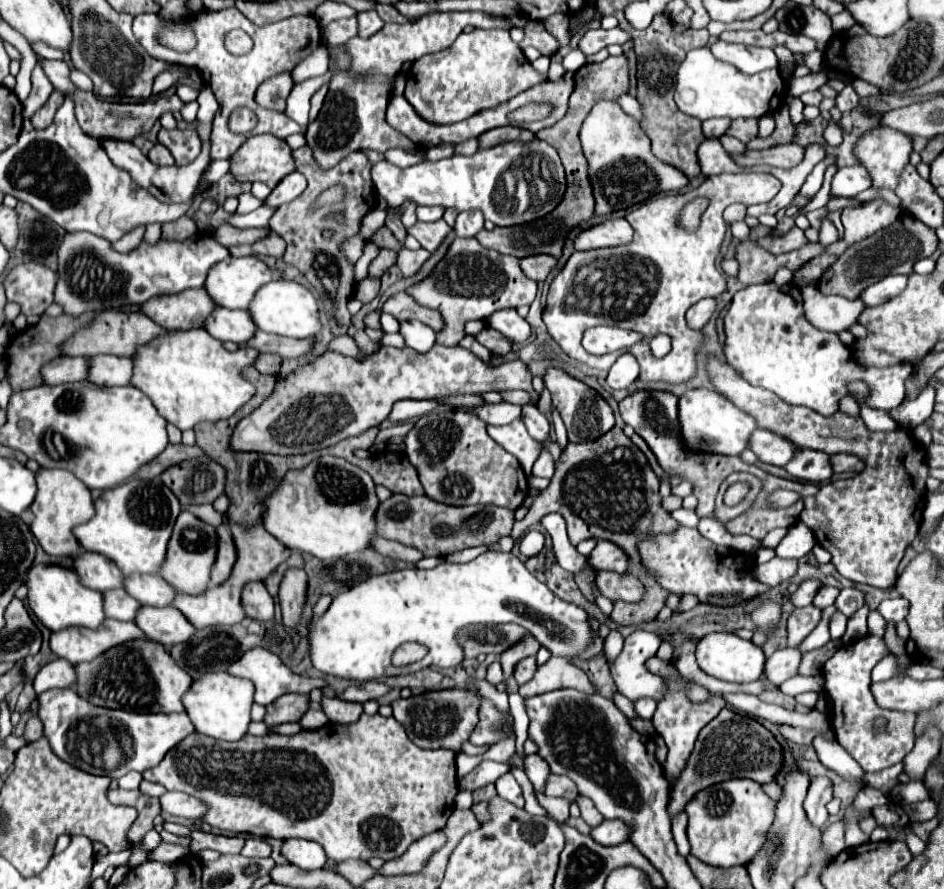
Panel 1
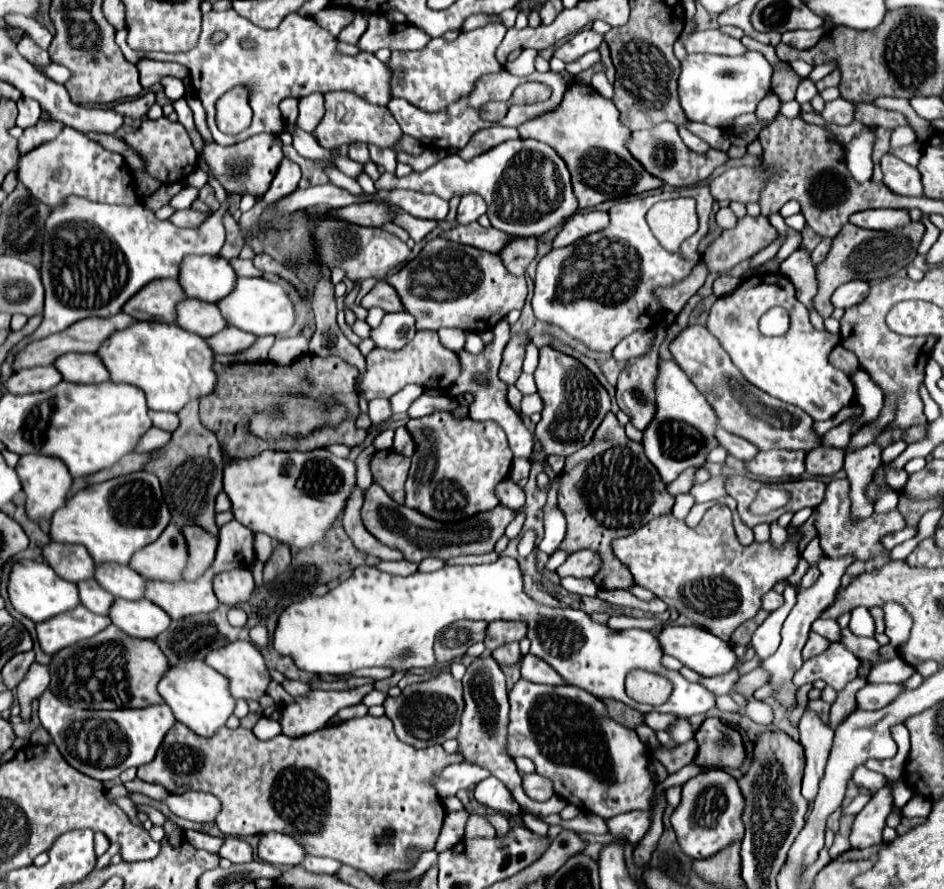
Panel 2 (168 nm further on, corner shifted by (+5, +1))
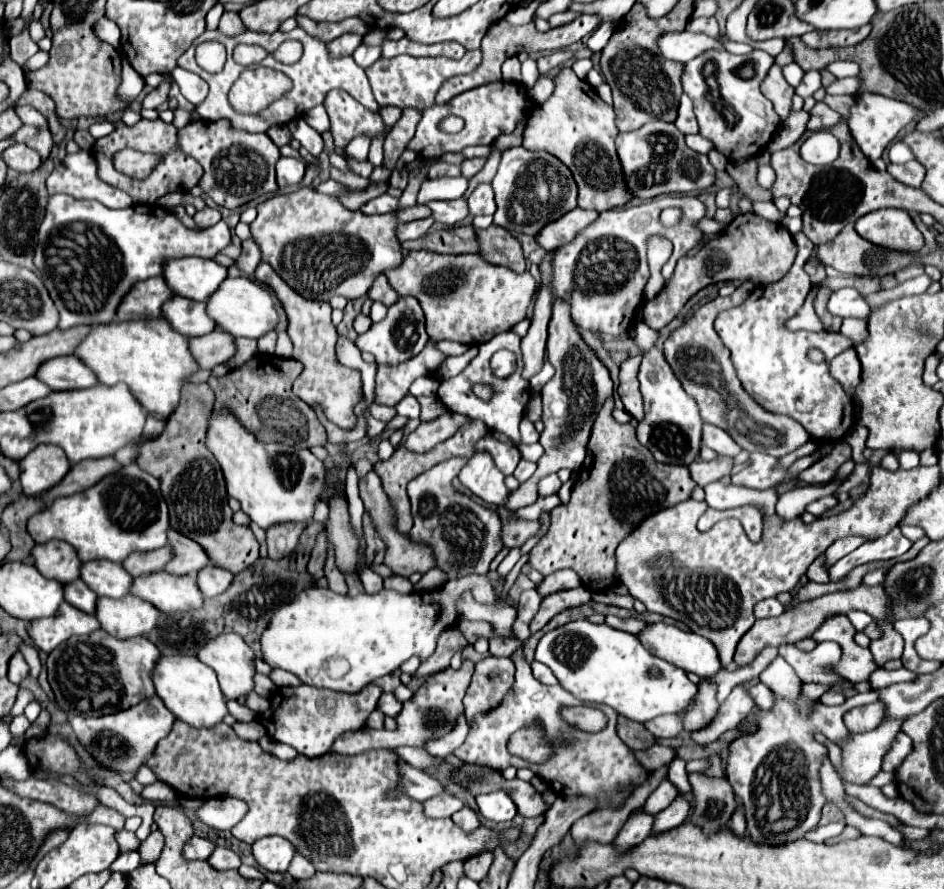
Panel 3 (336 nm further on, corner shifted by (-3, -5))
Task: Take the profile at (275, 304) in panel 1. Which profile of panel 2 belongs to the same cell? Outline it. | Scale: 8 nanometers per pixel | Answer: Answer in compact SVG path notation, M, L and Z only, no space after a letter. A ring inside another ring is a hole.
M237 278L235 288L217 302L217 308L229 326L251 332L255 336L277 336L293 326L293 306L287 292L279 284L265 278Z

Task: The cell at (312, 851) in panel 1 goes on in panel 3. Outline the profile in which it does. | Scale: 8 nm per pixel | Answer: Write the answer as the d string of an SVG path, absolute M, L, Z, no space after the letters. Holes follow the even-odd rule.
M265 836L261 840L257 840L253 846L253 856L259 862L259 866L263 866L269 872L287 872L293 856L295 856L295 846L281 838L281 836Z

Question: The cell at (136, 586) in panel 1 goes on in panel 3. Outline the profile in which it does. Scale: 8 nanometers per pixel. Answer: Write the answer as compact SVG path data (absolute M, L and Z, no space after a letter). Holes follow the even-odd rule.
M97 560L85 562L81 568L81 580L97 594L107 598L125 598L131 594L133 578L117 562Z

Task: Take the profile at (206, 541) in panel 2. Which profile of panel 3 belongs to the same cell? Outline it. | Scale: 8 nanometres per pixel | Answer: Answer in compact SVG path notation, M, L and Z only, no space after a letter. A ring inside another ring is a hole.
M169 530L169 544L173 546L173 560L165 566L165 572L175 576L185 574L197 574L197 570L203 570L209 564L209 556L205 556L205 550L197 546L191 538L185 538L185 534L177 530Z

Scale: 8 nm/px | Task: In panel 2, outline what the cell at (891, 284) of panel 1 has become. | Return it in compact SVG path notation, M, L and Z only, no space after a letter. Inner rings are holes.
M851 280L851 282L841 284L841 286L833 292L833 296L831 296L831 304L833 304L835 308L843 308L843 310L847 310L849 306L859 304L867 294L869 294L869 284L867 284L867 282Z

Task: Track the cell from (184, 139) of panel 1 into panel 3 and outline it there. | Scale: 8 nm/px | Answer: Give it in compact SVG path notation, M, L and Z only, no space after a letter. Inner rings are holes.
M143 118L135 126L115 128L109 136L99 138L95 142L95 148L91 148L91 152L95 150L95 160L99 164L99 178L103 178L105 182L125 190L133 198L135 204L153 204L159 196L165 196L169 192L189 192L201 180L203 168L193 156L189 156L181 150L177 132L179 130L173 124L167 124L163 120L143 120ZM123 148L133 148L133 150L139 150L139 152L151 152L151 154L157 154L161 160L151 170L149 178L143 178L143 180L129 178L129 176L117 172L115 166L113 166L113 154L123 150Z

